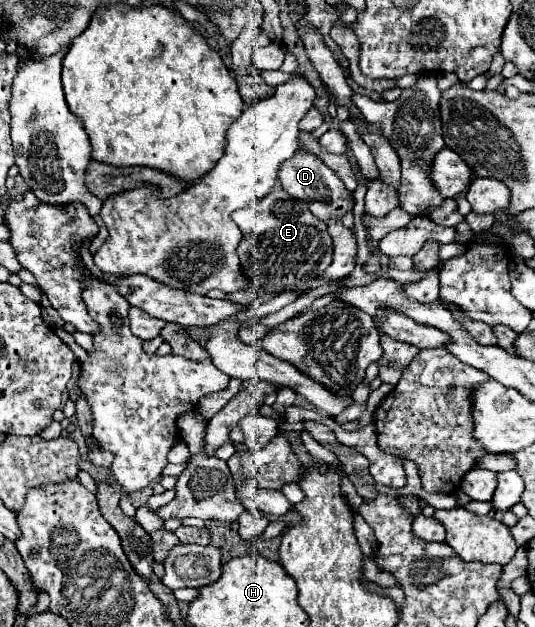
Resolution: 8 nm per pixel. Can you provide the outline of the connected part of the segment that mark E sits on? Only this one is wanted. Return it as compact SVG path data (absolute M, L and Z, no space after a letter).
M276 189L252 203L246 209L232 213L232 221L242 231L242 241L236 249L240 257L242 275L266 293L302 291L322 279L324 271L332 263L332 239L328 225L316 219L304 201L294 199L282 189Z

